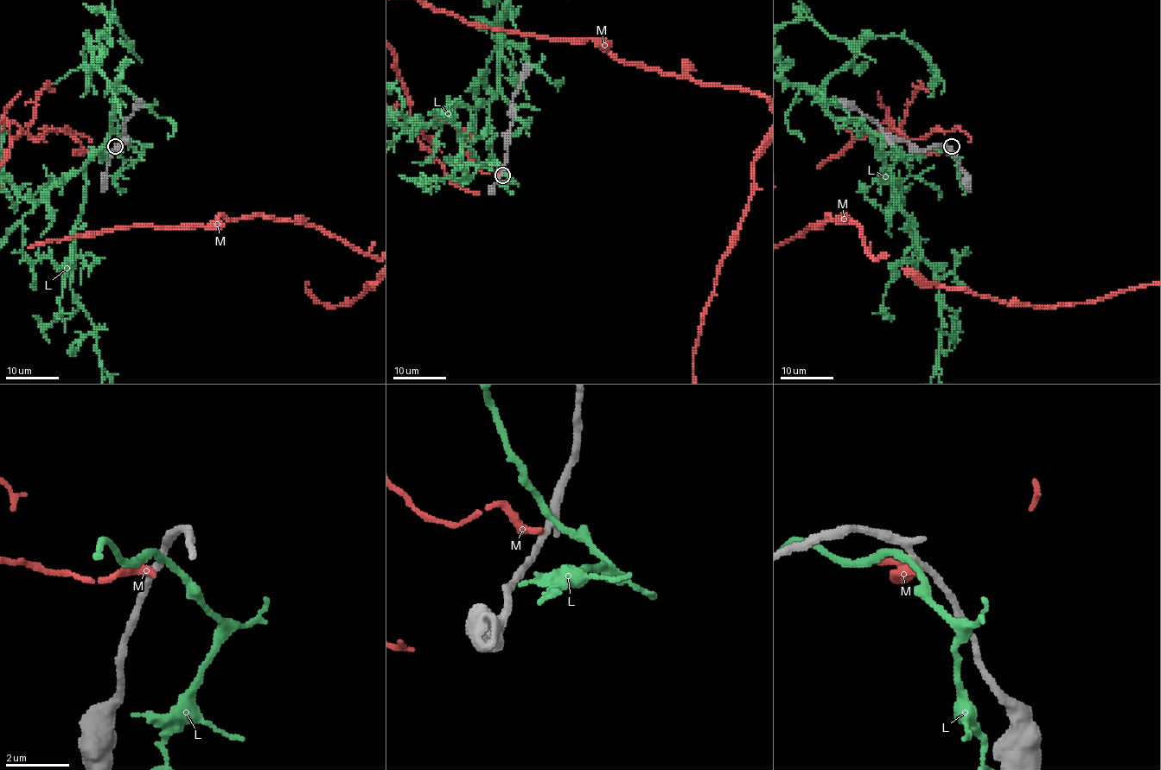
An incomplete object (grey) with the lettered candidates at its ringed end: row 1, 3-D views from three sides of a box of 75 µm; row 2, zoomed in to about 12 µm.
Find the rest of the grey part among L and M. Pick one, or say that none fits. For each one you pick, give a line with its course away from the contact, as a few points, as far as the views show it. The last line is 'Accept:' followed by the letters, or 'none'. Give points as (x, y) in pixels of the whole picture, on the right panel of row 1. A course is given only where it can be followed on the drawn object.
Accept: none

